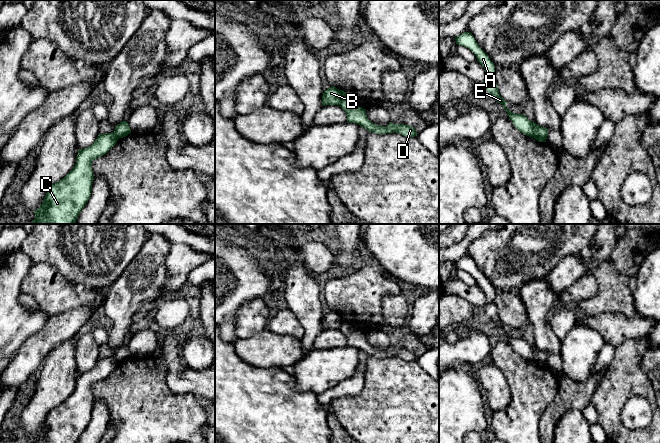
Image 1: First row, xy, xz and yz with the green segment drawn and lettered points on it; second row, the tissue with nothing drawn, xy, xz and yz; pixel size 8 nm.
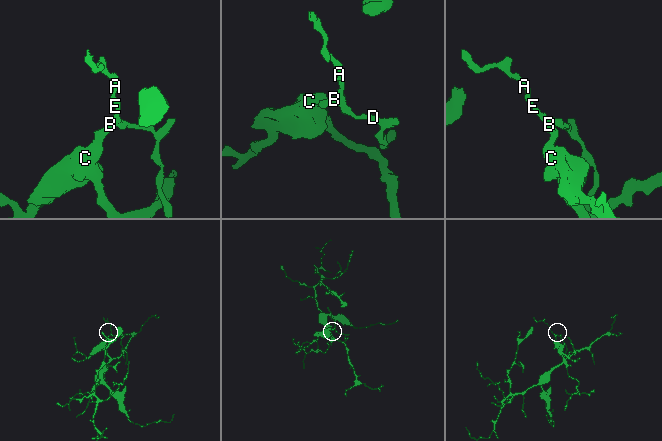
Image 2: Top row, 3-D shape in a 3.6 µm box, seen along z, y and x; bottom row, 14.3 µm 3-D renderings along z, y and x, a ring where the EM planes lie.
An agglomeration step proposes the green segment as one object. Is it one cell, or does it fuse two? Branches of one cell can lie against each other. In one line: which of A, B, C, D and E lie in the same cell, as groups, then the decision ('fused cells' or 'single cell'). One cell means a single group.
A D E / B C; fused cells

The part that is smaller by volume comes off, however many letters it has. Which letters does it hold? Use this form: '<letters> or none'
A, D, E

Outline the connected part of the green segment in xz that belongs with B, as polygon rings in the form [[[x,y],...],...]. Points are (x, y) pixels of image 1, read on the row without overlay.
[[[332,310],[324,315],[322,319],[322,329],[340,329],[341,316],[336,311]]]

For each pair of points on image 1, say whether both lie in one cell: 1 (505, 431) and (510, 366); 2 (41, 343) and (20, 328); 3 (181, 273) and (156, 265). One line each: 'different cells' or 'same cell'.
1: same cell
2: different cells
3: different cells

